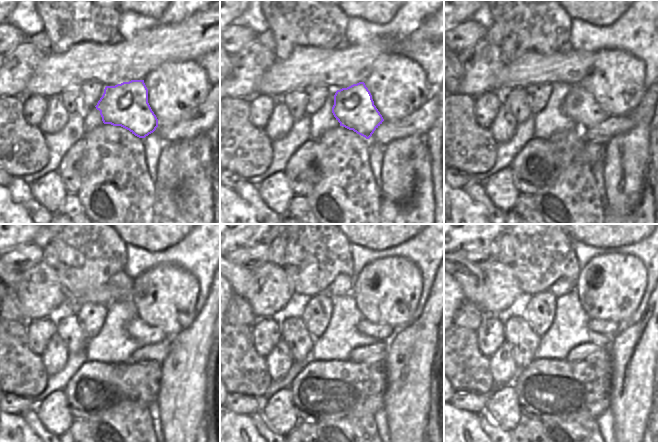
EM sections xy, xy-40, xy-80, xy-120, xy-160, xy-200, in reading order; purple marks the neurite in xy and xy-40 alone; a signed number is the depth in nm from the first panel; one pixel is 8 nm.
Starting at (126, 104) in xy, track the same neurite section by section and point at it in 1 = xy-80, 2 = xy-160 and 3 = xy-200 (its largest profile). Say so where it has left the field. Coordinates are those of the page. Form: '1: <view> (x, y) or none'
1: xy-80 (579, 105)
2: xy-160 (382, 332)
3: xy-200 (600, 326)

